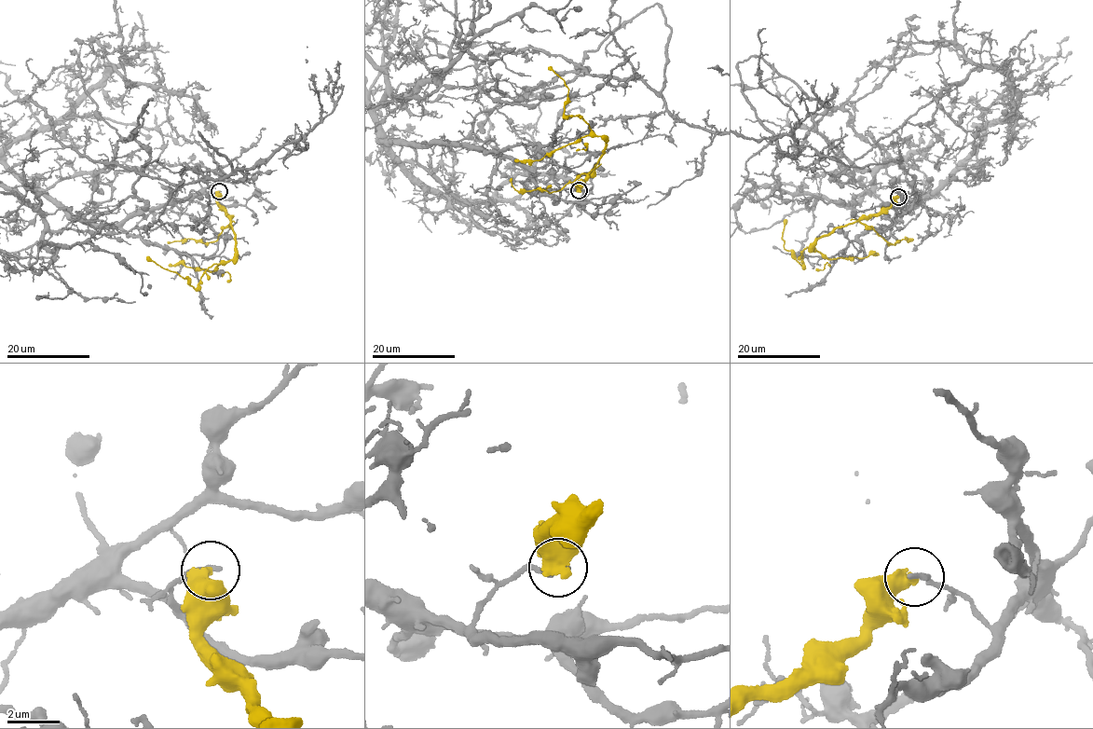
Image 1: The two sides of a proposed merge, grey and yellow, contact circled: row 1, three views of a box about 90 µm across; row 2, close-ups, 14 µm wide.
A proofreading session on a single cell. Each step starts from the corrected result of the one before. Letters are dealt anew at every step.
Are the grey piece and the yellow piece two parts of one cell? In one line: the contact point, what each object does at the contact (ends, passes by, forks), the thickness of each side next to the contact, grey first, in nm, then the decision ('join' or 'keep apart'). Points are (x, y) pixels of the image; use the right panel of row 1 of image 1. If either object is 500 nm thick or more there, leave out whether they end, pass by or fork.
(898, 197) | grey ends | yellow ends | 220/400 nm | keep apart

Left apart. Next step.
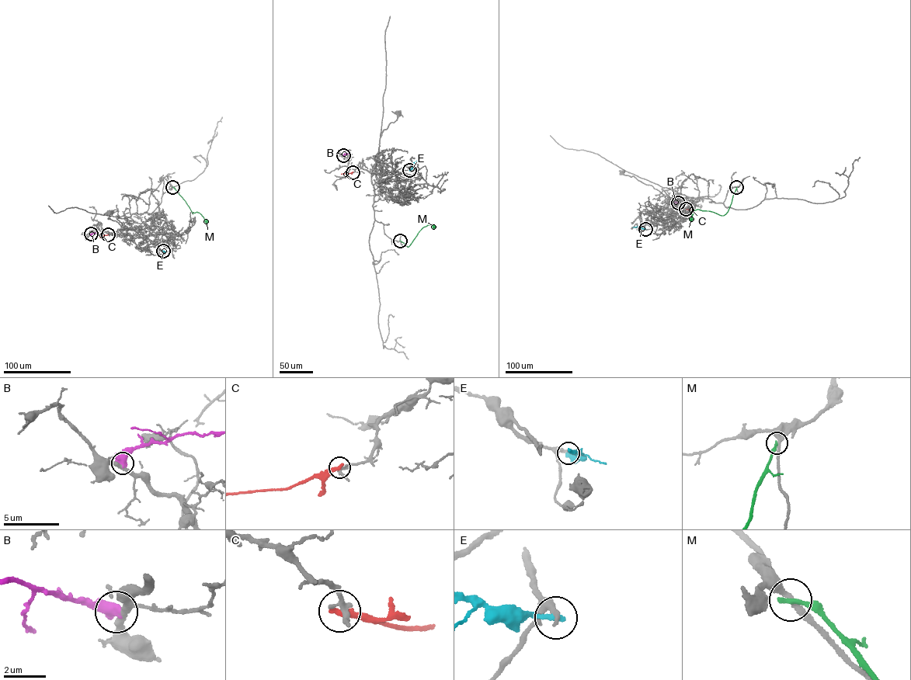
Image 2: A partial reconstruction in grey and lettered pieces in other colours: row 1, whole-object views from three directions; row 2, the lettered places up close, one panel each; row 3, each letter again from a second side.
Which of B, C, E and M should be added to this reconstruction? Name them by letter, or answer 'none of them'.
none of them

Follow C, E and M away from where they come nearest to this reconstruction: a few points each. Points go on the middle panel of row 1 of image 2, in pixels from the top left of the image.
C: (352, 172), (341, 174)
E: (409, 170), (417, 160)
M: (400, 241), (408, 247), (422, 227), (431, 224), (434, 227)

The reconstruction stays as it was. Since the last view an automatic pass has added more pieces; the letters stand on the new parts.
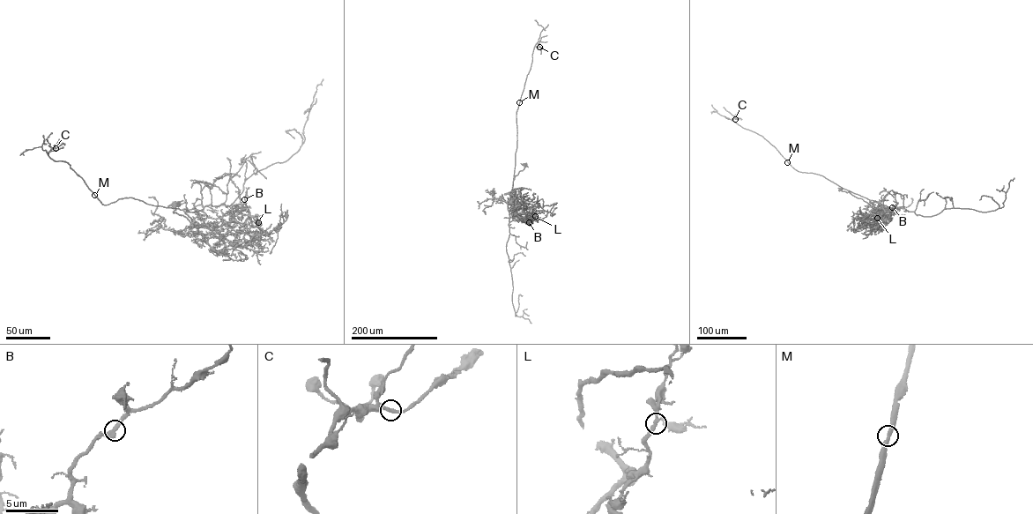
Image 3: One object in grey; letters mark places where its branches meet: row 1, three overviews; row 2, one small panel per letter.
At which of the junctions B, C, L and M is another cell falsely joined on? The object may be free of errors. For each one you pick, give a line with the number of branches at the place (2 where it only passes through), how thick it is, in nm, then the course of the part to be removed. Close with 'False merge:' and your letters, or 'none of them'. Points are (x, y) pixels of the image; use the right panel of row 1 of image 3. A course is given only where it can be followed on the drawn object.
False merge: none of them

